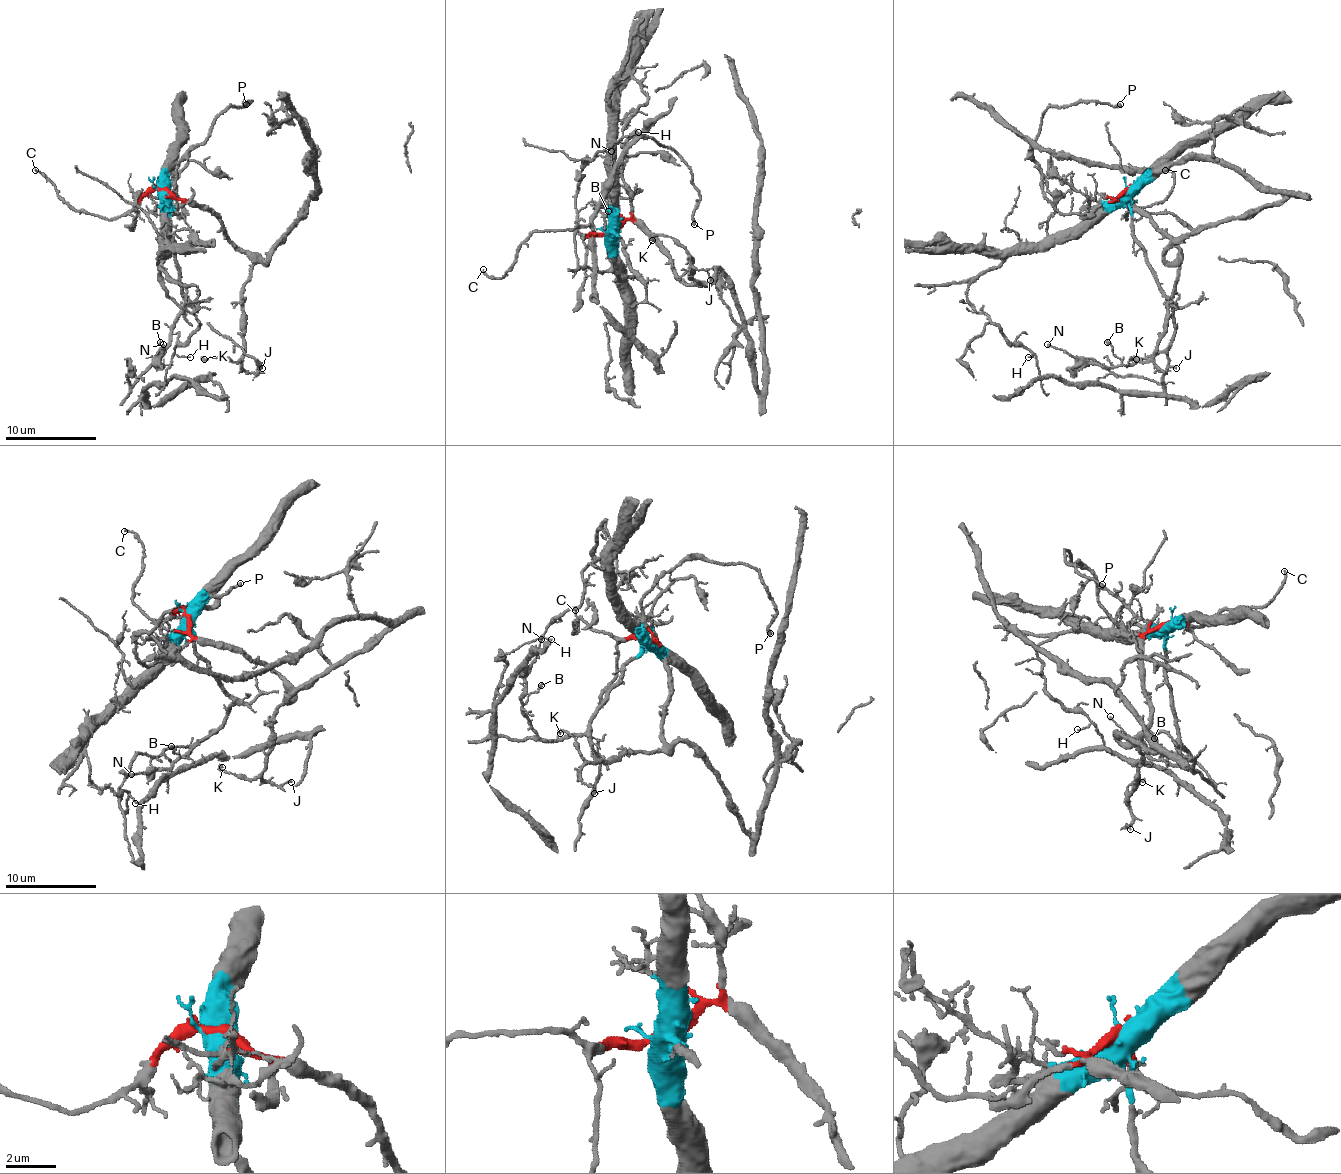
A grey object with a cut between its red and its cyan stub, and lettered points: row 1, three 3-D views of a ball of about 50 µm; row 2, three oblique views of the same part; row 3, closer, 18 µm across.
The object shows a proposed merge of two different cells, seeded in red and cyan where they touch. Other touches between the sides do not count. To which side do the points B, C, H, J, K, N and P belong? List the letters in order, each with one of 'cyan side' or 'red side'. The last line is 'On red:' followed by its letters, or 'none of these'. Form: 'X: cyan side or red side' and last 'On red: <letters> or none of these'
B: cyan side
C: red side
H: cyan side
J: red side
K: red side
N: cyan side
P: red side
On red: C, J, K, P

